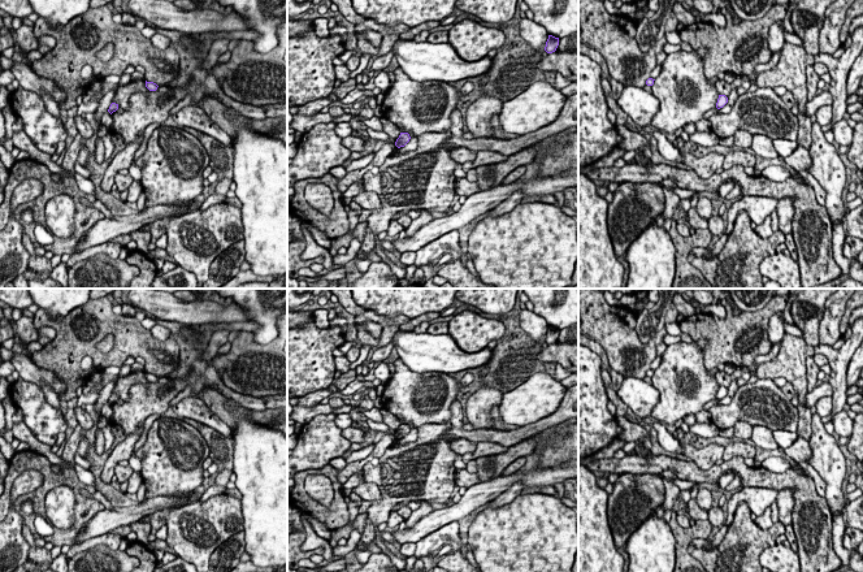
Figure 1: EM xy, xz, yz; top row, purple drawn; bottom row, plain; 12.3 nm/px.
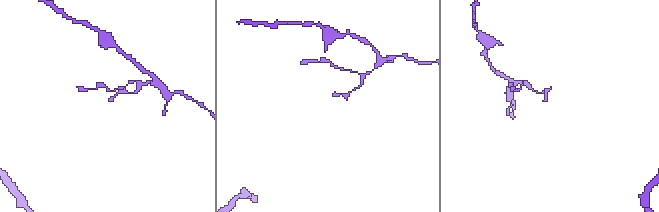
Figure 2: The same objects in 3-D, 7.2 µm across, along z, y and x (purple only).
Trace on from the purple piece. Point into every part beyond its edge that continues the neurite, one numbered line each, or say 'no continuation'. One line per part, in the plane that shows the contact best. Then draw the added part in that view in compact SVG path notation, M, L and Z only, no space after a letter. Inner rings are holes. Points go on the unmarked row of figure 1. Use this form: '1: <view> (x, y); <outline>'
no continuation

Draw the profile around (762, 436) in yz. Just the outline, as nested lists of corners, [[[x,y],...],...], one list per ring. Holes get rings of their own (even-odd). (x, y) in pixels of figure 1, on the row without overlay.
[[[754,425],[753,426],[753,434],[750,438],[755,446],[763,448],[763,450],[777,450],[780,446],[776,443],[772,436],[772,430],[767,426],[762,425]]]

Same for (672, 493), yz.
[[[663,471],[660,474],[664,477],[665,500],[663,507],[656,510],[656,516],[663,519],[664,512],[672,511],[675,502],[680,499],[680,489],[672,482],[677,478],[672,471]]]

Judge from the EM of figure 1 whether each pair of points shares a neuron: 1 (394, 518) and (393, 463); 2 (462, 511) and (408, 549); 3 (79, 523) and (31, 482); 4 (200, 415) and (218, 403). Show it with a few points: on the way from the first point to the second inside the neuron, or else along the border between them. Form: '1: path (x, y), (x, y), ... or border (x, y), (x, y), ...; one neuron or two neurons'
1: border (390, 511), (386, 520); two neurons
2: border (415, 542), (404, 542), (402, 545); two neurons
3: border (38, 469), (42, 482), (13, 502); two neurons
4: border (200, 397), (231, 428); two neurons

